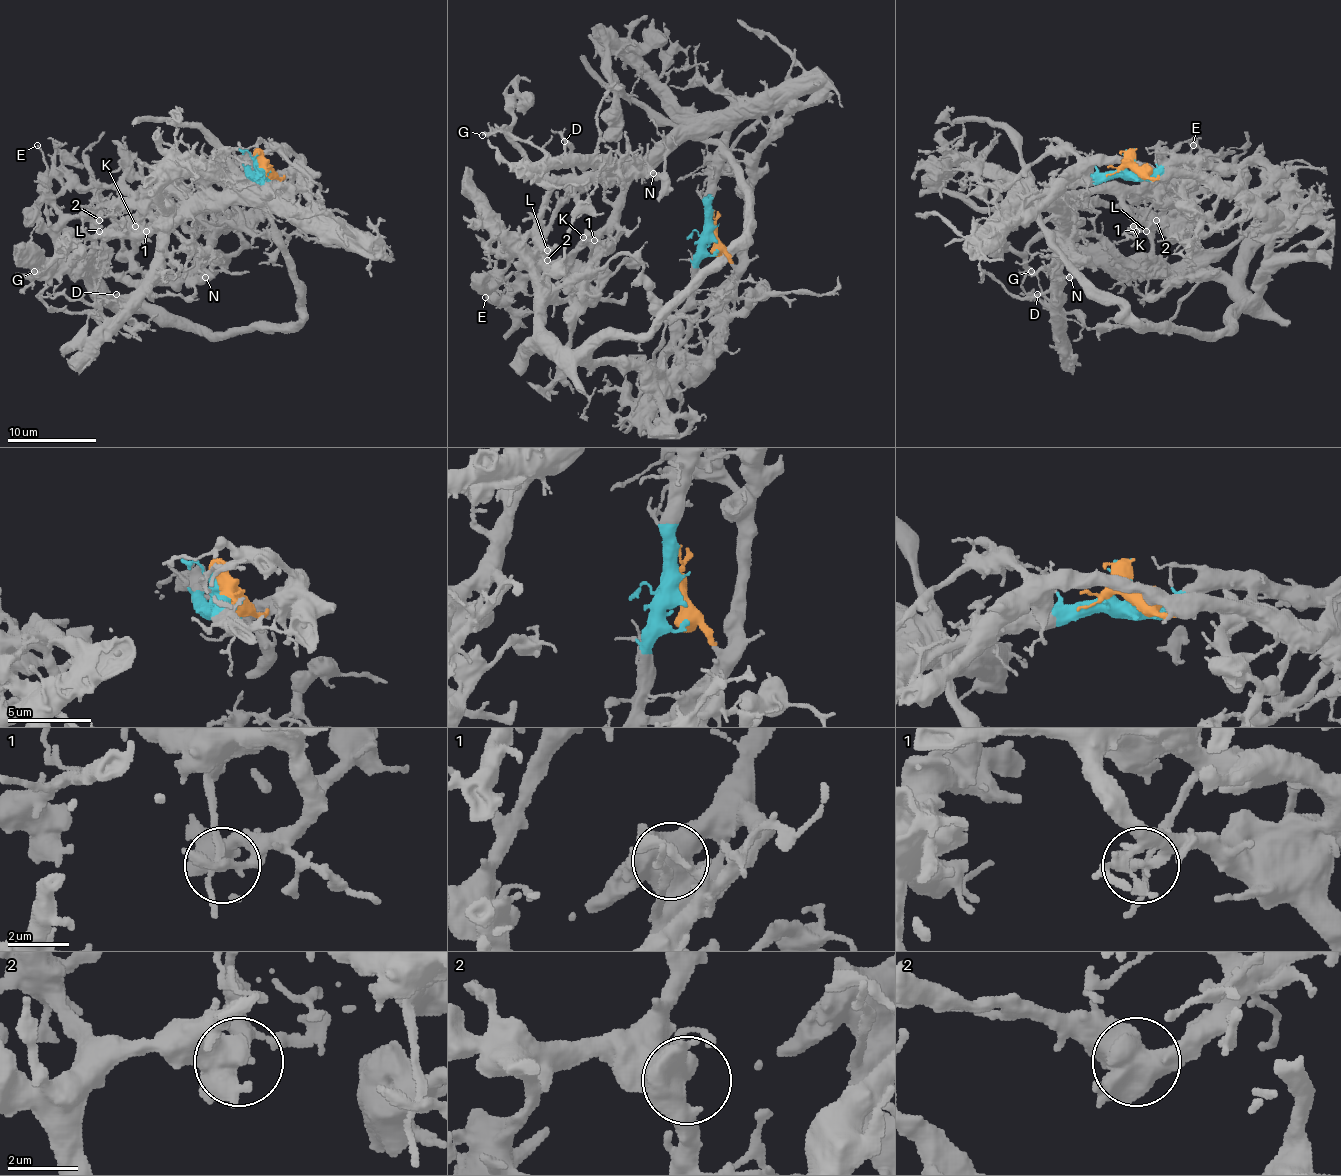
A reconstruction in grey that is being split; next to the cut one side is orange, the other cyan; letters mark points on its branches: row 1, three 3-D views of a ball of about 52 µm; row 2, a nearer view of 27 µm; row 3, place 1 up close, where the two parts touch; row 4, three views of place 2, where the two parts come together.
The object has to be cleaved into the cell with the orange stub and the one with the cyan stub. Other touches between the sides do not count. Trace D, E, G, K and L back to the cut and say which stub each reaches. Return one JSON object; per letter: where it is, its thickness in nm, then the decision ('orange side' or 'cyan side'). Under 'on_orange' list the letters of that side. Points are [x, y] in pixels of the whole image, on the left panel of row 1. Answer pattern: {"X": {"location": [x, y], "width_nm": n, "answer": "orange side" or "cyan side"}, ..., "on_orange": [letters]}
{"D": {"location": [116, 294], "width_nm": 240, "answer": "cyan side"}, "E": {"location": [37, 145], "width_nm": 140, "answer": "orange side"}, "G": {"location": [34, 271], "width_nm": 240, "answer": "cyan side"}, "K": {"location": [135, 226], "width_nm": 360, "answer": "cyan side"}, "L": {"location": [99, 231], "width_nm": 480, "answer": "cyan side"}, "on_orange": ["E"]}

